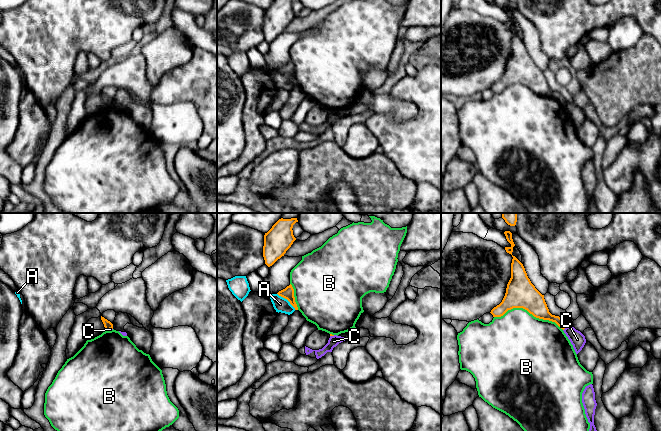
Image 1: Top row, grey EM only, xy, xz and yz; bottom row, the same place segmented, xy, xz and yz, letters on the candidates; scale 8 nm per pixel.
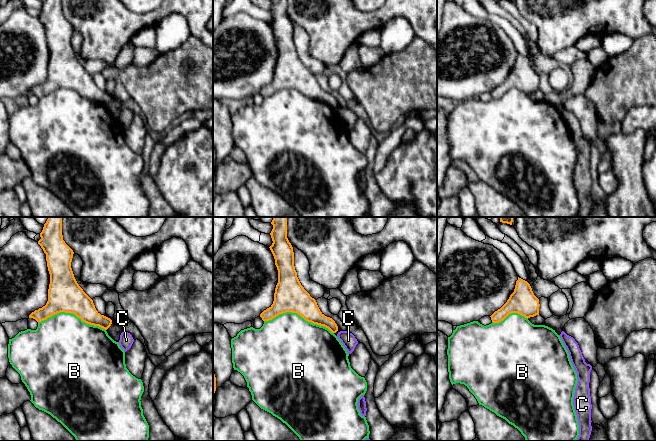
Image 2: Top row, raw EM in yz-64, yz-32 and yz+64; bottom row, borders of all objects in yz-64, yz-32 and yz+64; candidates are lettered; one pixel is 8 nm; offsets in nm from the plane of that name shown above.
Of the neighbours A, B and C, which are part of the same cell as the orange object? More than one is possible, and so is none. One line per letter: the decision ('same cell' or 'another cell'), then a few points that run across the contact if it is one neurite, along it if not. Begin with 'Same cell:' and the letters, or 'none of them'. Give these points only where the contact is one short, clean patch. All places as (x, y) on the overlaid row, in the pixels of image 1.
Same cell: none of them
A: another cell
B: another cell
C: another cell; line yz (566, 327), (563, 330)

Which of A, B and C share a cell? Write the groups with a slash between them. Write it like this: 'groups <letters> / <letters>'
groups A / B / C

